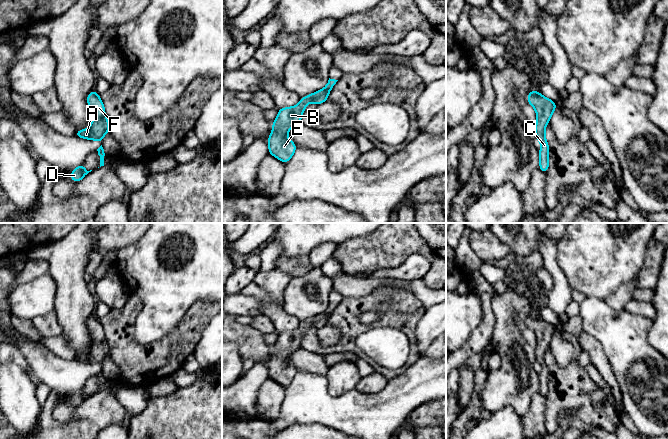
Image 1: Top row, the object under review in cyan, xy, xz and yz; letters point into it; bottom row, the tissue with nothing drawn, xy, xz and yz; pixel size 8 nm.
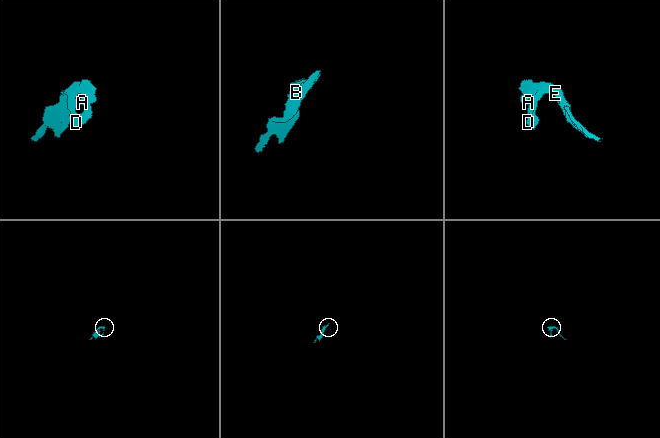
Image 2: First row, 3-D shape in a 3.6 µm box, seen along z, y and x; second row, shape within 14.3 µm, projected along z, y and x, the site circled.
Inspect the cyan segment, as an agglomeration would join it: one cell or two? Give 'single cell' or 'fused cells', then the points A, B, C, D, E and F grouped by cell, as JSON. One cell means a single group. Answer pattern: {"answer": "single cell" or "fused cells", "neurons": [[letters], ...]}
{"answer": "single cell", "neurons": [["A", "B", "C", "D", "E", "F"]]}

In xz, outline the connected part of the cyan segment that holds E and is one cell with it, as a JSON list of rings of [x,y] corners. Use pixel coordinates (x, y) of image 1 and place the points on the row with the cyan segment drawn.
[[[329,78],[327,85],[322,90],[302,97],[295,107],[278,109],[278,116],[272,121],[273,130],[267,140],[270,155],[285,164],[292,158],[297,146],[286,137],[288,131],[301,124],[302,114],[309,102],[314,102],[318,106],[328,99],[329,92],[337,81]]]

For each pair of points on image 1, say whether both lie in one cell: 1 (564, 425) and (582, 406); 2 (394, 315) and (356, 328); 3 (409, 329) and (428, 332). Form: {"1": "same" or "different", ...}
{"1": "different", "2": "same", "3": "different"}

